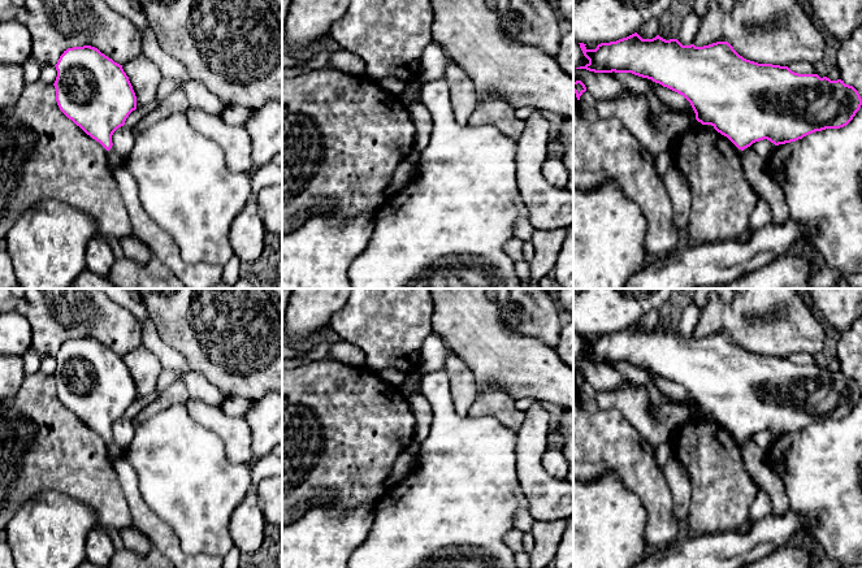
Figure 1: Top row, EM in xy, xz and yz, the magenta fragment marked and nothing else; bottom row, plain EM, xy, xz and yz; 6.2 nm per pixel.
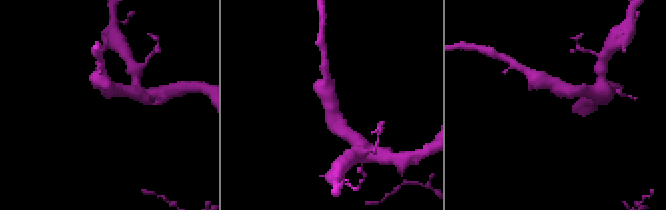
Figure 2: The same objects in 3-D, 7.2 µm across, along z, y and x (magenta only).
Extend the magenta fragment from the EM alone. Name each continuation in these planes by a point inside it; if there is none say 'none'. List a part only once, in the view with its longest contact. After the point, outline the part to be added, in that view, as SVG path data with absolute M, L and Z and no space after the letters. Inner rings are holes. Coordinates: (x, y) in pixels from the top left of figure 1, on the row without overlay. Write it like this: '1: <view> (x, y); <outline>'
1: yz (756, 459); M742 442L742 460L751 480L763 489L772 502L772 513L784 515L789 511L789 499L779 474L770 465L768 452L755 442Z

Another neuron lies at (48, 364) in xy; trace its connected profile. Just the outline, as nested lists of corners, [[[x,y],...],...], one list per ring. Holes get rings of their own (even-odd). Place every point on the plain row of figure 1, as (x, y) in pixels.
[[[43,356],[40,361],[40,372],[53,376],[57,368],[57,361],[55,356]]]

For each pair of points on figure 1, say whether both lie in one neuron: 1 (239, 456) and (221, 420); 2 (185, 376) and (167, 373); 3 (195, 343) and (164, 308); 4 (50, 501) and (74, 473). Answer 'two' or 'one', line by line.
1: one
2: one
3: one
4: two

